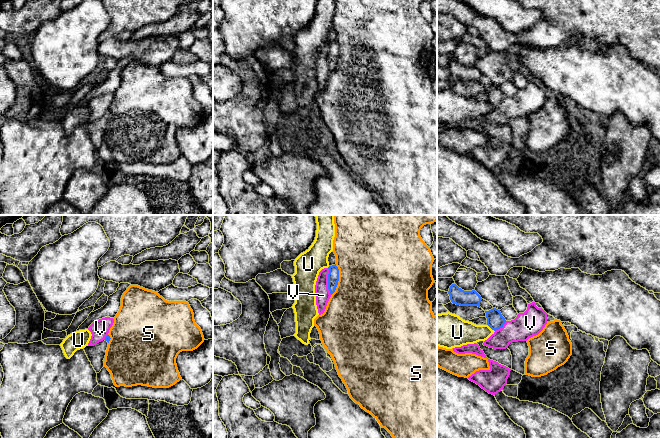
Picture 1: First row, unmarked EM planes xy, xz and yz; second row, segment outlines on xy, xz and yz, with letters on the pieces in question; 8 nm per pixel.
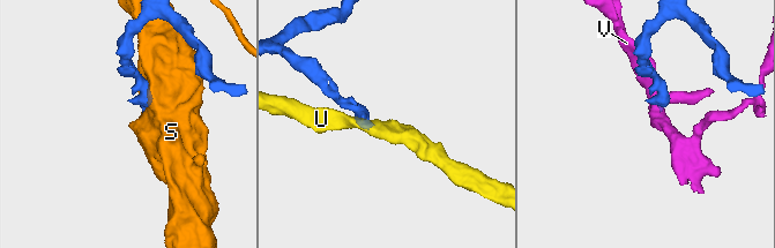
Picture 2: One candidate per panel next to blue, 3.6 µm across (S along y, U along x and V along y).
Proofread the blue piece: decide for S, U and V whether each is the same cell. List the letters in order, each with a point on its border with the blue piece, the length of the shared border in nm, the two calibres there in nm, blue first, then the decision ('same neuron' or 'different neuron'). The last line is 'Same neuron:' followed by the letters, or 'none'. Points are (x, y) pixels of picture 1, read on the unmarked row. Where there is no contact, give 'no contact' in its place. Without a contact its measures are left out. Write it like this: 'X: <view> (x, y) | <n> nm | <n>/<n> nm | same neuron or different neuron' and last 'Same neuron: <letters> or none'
S: xz (338, 56) | 260 nm | 100/500 nm | different neuron
U: yz (491, 104) | 90 nm | 140/200 nm | different neuron
V: xz (328, 57) | 220 nm | 100/120 nm | different neuron
Same neuron: none

